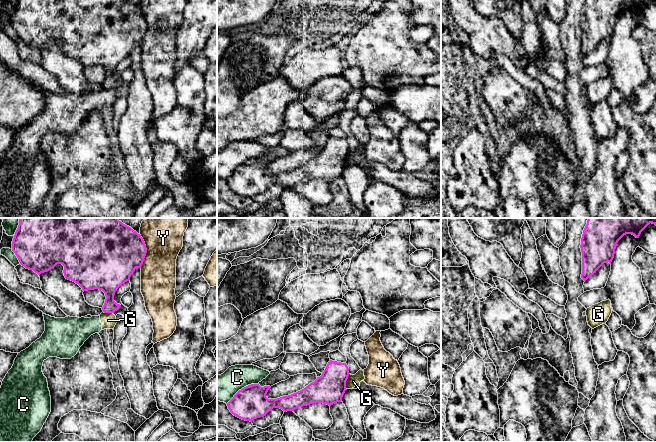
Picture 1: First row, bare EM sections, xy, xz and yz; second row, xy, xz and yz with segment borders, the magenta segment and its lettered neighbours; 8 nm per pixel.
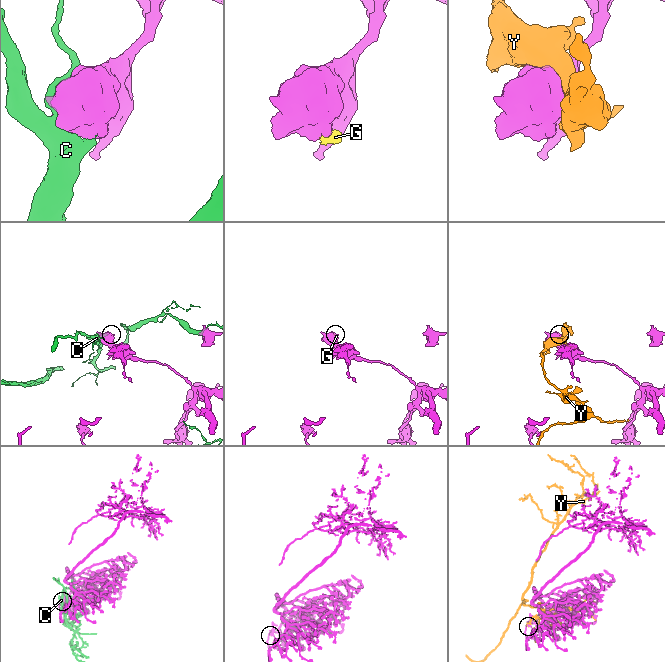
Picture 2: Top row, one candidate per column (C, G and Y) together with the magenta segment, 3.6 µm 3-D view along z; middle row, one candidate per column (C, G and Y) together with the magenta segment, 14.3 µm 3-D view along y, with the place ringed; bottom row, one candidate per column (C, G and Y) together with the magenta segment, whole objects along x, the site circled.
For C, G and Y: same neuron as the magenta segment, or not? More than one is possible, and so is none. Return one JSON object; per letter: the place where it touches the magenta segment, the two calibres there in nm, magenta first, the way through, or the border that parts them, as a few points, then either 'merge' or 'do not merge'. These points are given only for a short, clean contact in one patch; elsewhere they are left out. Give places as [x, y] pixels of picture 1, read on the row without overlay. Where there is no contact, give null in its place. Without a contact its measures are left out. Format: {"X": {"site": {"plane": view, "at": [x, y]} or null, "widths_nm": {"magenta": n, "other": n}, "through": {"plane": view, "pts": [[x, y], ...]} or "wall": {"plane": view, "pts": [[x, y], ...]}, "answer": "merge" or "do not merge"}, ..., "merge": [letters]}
{"C": {"site": {"plane": "xz", "at": [242, 164]}, "widths_nm": {"magenta": 260, "other": 220}, "answer": "do not merge"}, "G": {"site": {"plane": "xz", "at": [345, 158]}, "widths_nm": {"magenta": 240, "other": 100}, "wall": {"plane": "xz", "pts": [[349, 150], [346, 156], [346, 165]]}, "answer": "do not merge"}, "Y": {"site": {"plane": "xy", "at": [146, 27]}, "widths_nm": {"magenta": 440, "other": 300}, "answer": "do not merge"}, "merge": []}

